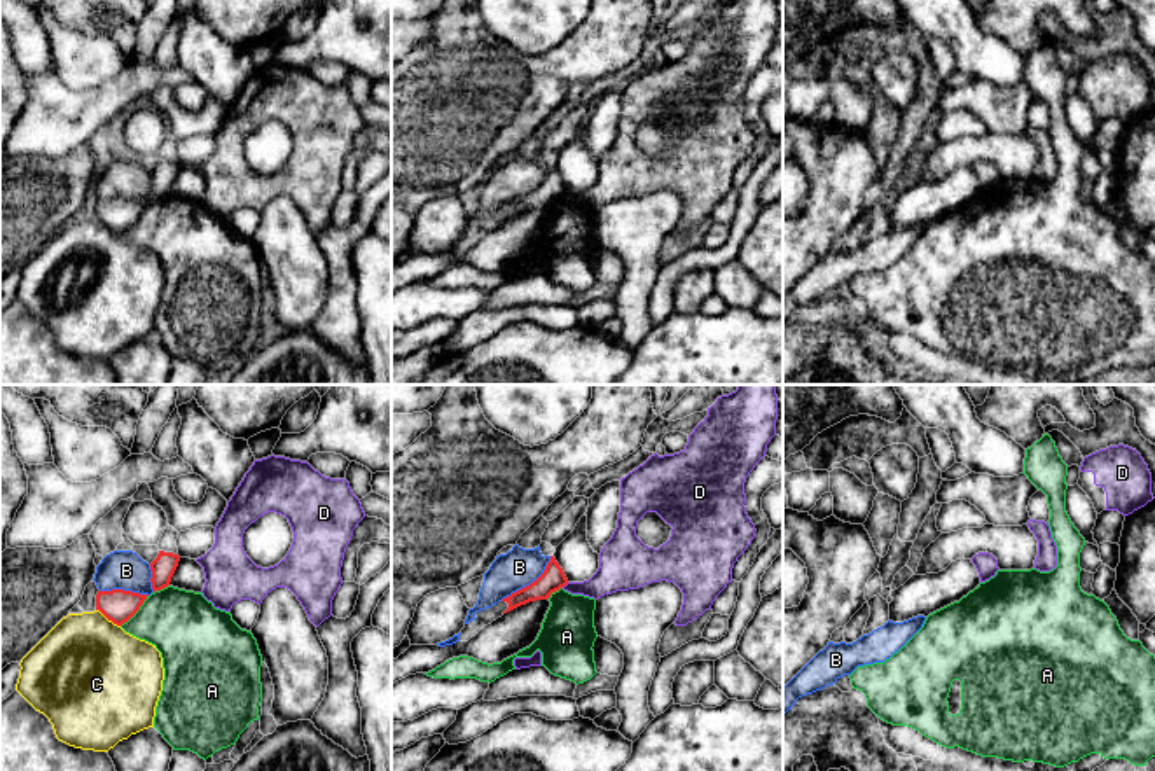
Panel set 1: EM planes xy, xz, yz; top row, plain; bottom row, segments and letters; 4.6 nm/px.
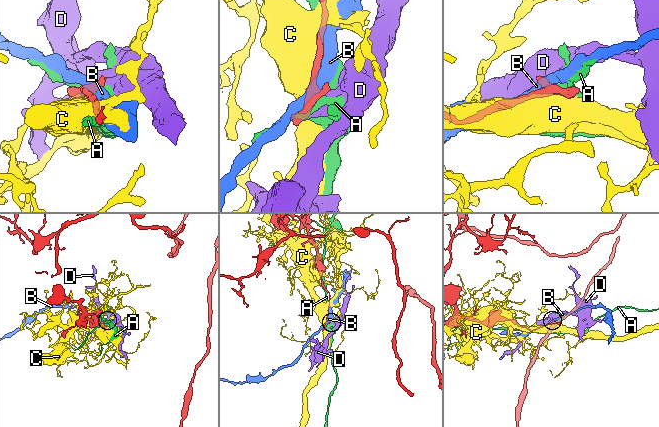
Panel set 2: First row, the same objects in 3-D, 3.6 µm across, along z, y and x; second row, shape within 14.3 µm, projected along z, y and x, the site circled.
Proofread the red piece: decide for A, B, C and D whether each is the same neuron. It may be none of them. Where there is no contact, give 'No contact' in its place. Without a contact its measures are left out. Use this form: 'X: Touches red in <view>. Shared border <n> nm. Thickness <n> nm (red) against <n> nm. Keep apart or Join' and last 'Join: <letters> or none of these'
A: Touches red in xy. Shared border 200 nm. Thickness 160 nm (red) against 320 nm. Keep apart
B: Touches red in xz. Shared border 320 nm. Thickness 110 nm (red) against 180 nm. Keep apart
C: Touches red in xy. Shared border 140 nm. Thickness 160 nm (red) against 480 nm. Keep apart
D: Touches red in xz. Shared border 40 nm. Thickness 110 nm (red) against 180 nm. Keep apart
Join: none of these

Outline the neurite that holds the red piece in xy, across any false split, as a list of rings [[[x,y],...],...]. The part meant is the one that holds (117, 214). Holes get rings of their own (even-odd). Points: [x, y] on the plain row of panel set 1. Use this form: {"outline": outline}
{"outline": [[[124,198],[98,199],[96,219],[114,233],[122,234],[140,219],[147,205]]]}

